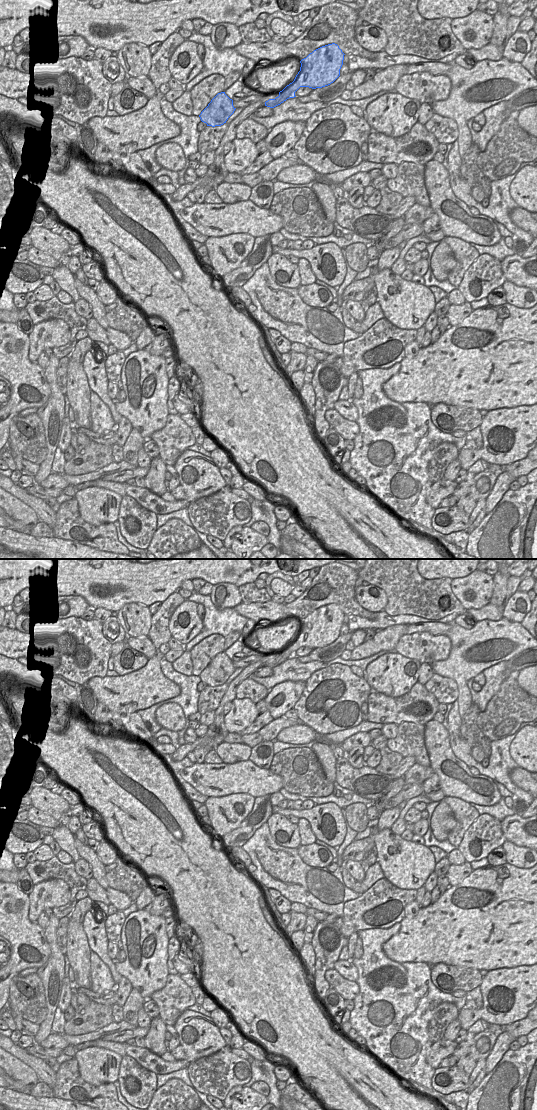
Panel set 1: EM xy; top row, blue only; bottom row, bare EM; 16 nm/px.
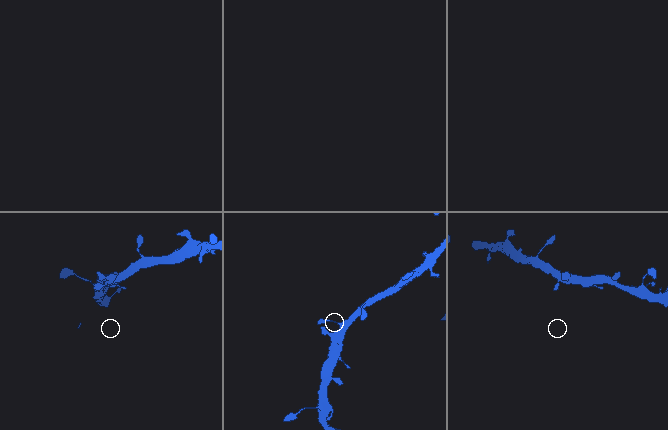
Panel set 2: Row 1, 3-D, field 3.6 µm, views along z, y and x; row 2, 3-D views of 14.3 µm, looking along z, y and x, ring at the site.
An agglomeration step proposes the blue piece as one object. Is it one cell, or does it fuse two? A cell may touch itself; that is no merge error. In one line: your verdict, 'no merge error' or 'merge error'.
no merge error

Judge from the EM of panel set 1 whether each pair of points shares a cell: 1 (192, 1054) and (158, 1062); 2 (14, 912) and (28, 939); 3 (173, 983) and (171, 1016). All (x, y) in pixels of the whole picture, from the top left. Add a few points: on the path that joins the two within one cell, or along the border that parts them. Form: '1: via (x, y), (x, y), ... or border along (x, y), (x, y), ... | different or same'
1: via (184, 1063), (167, 1065) | same
2: via (14, 919), (14, 925), (21, 932) | same
3: via (173, 991), (171, 1008) | same

